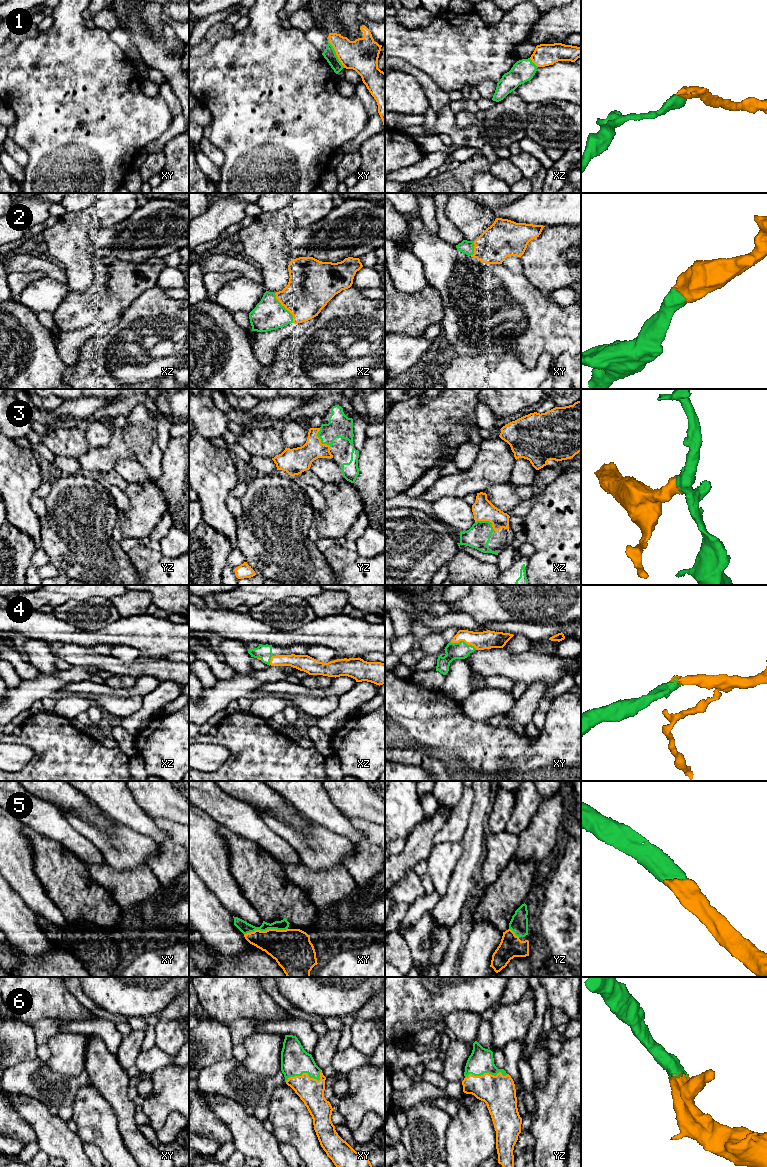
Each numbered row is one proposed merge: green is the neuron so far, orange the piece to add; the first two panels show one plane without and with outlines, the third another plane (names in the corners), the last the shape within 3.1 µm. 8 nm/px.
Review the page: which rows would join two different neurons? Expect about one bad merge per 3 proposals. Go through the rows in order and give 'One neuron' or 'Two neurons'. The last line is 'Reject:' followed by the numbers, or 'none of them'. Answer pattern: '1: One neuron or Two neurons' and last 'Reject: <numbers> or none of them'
1: Two neurons
2: One neuron
3: One neuron
4: One neuron
5: One neuron
6: One neuron
Reject: 1

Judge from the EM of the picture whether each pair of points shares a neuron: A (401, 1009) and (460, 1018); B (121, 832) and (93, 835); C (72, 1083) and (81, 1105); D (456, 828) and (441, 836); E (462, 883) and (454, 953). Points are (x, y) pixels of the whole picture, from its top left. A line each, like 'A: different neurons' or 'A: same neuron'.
A: different neurons
B: same neuron
C: different neurons
D: same neuron
E: different neurons

